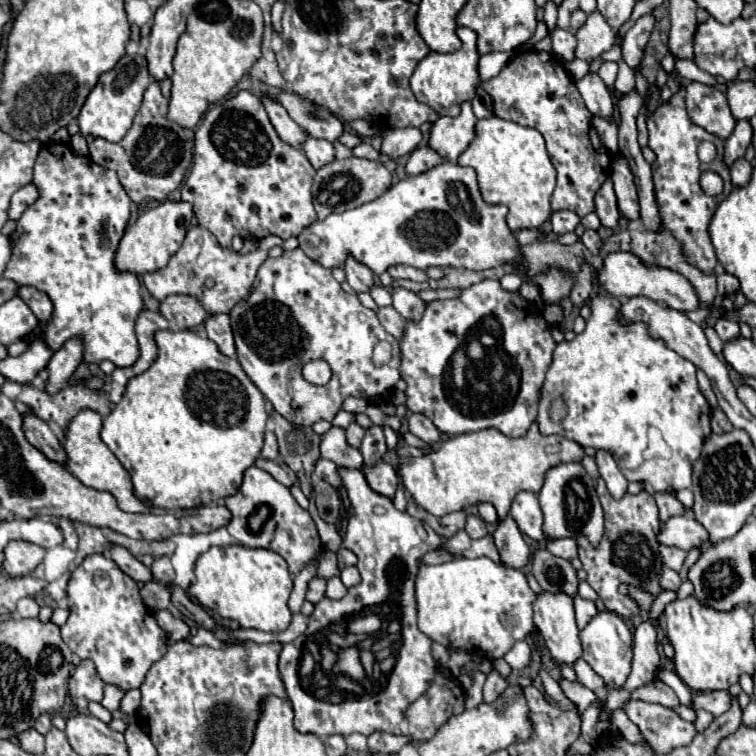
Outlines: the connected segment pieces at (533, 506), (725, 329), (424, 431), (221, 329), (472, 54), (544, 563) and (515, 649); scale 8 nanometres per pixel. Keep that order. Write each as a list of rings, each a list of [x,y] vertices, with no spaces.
[[[520,492],[516,494],[512,508],[510,508],[512,518],[516,518],[516,524],[520,526],[520,532],[530,536],[532,540],[540,542],[542,546],[546,544],[546,536],[542,532],[542,508],[538,504],[536,494],[532,492]]]
[[[720,318],[714,328],[716,328],[718,336],[722,338],[722,342],[728,342],[728,340],[732,340],[732,338],[736,338],[740,334],[740,326],[736,322],[728,320],[728,318]]]
[[[410,414],[406,424],[408,424],[408,430],[414,436],[418,436],[420,440],[424,440],[426,444],[432,444],[432,442],[440,440],[440,432],[436,430],[436,426],[424,414]]]
[[[228,314],[208,316],[204,326],[206,326],[208,338],[218,346],[218,350],[224,356],[236,358],[236,344],[234,344],[234,336],[232,336],[232,328],[230,328],[230,316]]]
[[[464,26],[456,28],[456,34],[462,40],[462,48],[450,54],[438,54],[430,52],[426,58],[422,58],[410,78],[412,92],[418,102],[428,104],[432,110],[436,110],[440,116],[456,116],[460,114],[460,104],[464,100],[472,100],[476,96],[478,86],[478,50],[476,50],[476,32]]]
[[[538,548],[532,554],[532,572],[538,584],[542,586],[542,590],[566,592],[566,594],[576,596],[578,576],[570,560],[554,556],[546,548]]]
[[[524,640],[516,642],[516,644],[508,650],[508,654],[504,656],[504,660],[506,660],[514,670],[522,670],[522,668],[528,664],[528,660],[530,660],[530,646],[528,646]]]

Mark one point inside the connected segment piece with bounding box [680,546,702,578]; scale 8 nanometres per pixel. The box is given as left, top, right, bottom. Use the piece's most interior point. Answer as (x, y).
(694, 553)

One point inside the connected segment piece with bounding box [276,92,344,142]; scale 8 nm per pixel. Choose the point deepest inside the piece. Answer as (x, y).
(318, 121)

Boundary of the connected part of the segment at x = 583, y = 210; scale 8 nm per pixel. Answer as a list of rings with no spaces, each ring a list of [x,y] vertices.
[[[516,50],[502,72],[482,82],[482,88],[490,94],[496,116],[506,114],[512,122],[532,126],[544,136],[548,156],[558,172],[552,210],[572,210],[578,216],[594,212],[594,196],[610,176],[610,158],[606,158],[606,146],[592,126],[592,112],[584,106],[562,62],[550,52]]]

